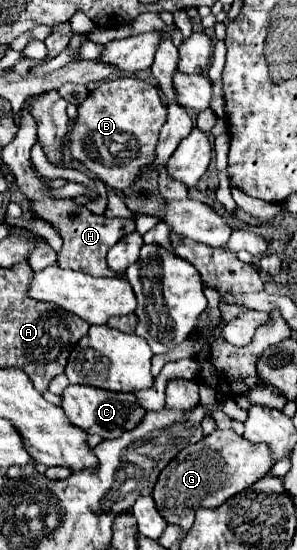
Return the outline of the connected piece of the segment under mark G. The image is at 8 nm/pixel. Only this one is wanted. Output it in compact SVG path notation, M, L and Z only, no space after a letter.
M215 430L195 446L187 446L175 456L159 474L153 488L153 500L167 524L175 524L181 532L189 532L193 524L193 512L197 508L217 508L227 498L243 492L259 478L263 478L273 466L271 450L267 446L251 444L237 436L233 430Z

